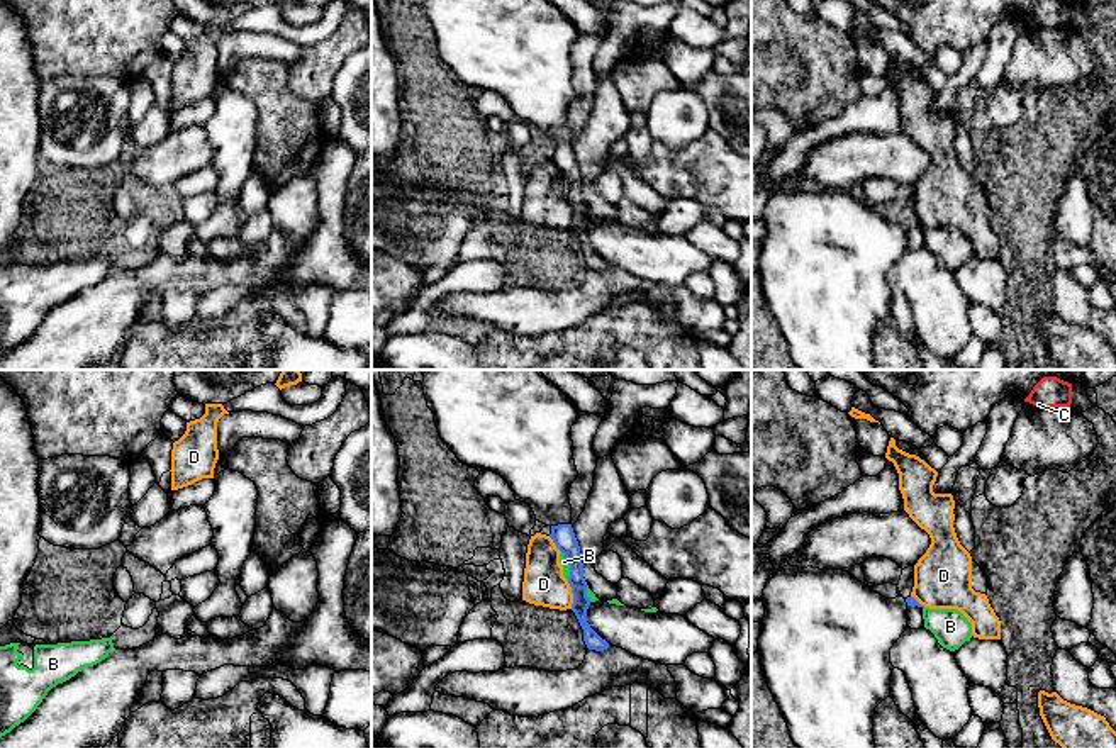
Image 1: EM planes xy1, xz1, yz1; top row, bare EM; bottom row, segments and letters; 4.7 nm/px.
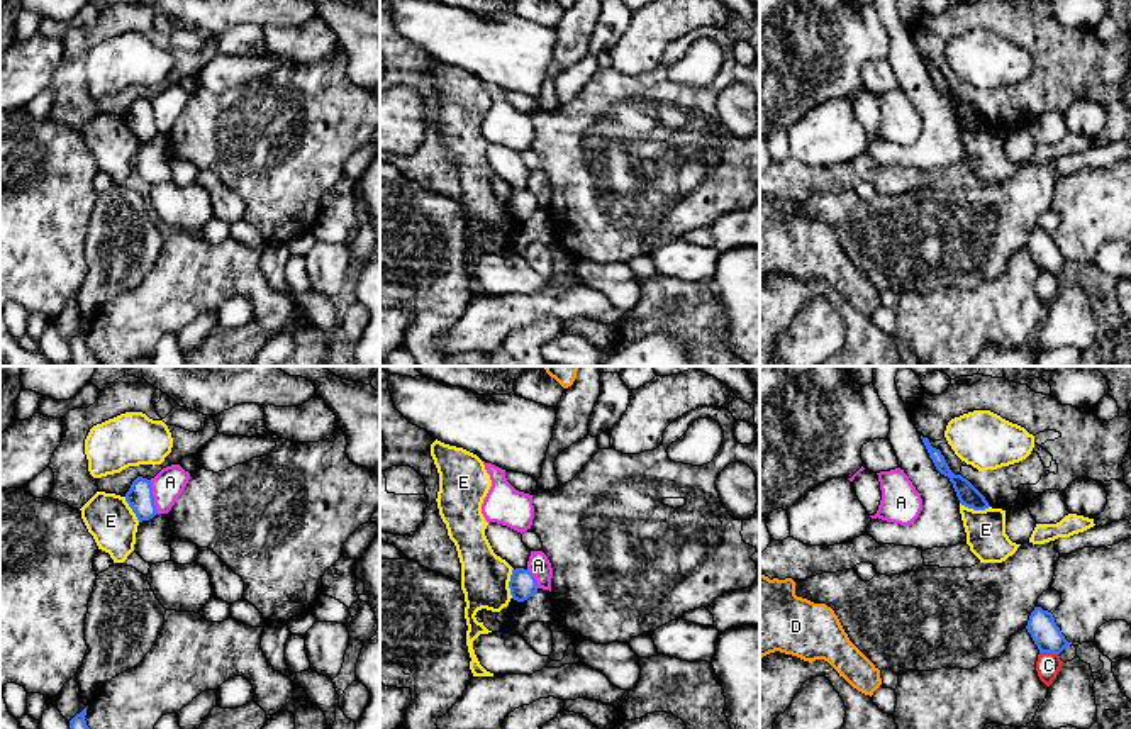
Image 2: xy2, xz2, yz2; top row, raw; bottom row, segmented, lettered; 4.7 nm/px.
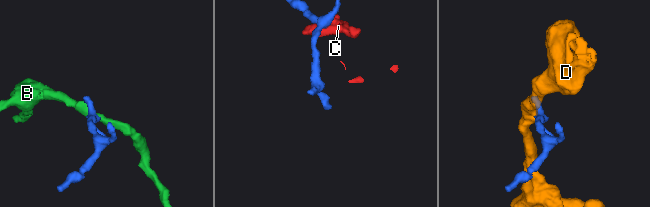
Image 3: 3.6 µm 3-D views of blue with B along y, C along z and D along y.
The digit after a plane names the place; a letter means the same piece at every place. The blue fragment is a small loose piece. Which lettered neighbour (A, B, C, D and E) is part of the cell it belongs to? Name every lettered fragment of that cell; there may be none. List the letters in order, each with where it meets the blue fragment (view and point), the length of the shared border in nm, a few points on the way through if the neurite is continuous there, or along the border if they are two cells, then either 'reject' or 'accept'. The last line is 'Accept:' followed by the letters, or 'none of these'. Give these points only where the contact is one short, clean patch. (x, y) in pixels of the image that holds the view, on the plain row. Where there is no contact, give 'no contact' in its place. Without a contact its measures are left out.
A: meets blue in xy2 at (153, 117); contact 170 nm long; border along xy2 (150, 100), (153, 124), (158, 133); reject
B: meets blue in xz1 at (569, 184); contact 140 nm long; border along xz1 (562, 172), (569, 185), (569, 199); reject
C: meets blue in yz2 at (1048, 272); contact 90 nm long; border along yz2 (1040, 272), (1057, 275); reject
D: meets blue in xz1 at (572, 212); contact 140 nm long; reject
E: meets blue in yz2 at (975, 129); contact 150 nm long; reject
Accept: none of these

